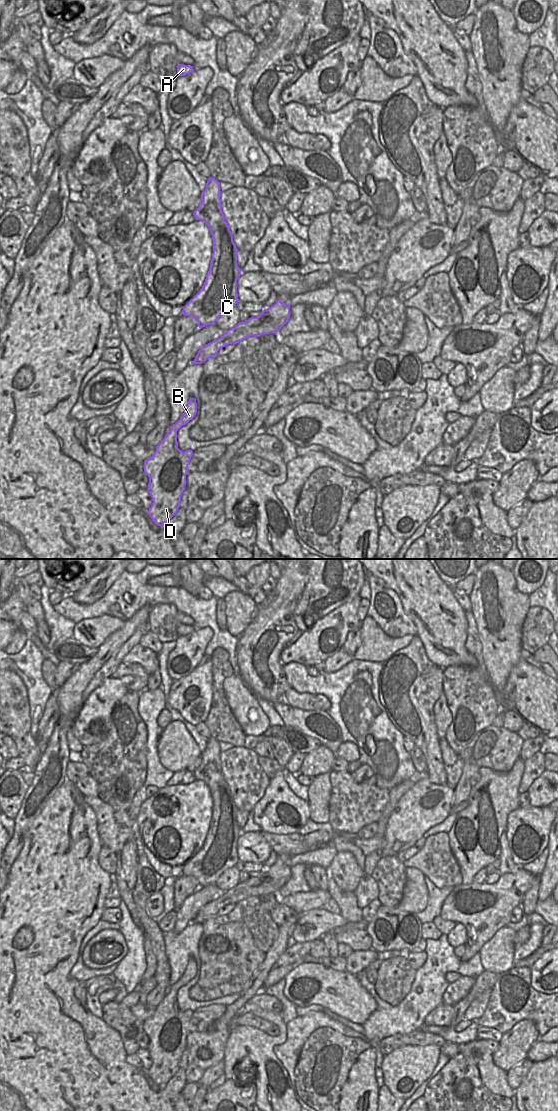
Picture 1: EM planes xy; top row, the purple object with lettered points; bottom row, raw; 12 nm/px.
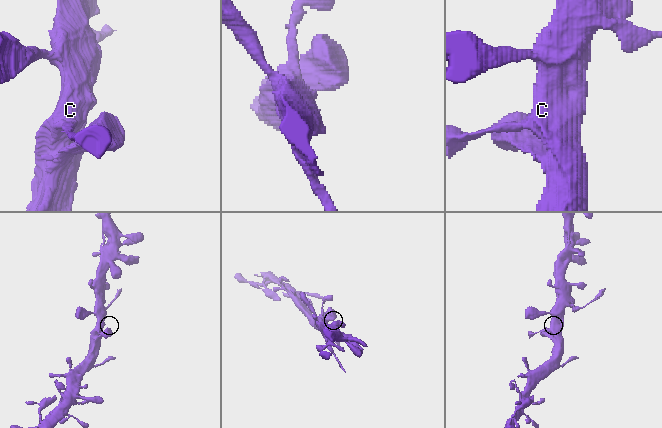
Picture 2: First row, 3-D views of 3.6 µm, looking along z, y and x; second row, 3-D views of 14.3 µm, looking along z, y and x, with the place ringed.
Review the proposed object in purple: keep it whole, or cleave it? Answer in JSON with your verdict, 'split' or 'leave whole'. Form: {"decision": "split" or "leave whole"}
{"decision": "leave whole"}

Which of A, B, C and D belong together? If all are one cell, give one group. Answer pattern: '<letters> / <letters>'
A B C D

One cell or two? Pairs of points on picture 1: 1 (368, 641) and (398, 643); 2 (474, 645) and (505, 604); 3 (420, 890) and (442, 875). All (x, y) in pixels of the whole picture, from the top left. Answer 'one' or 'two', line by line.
1: one
2: two
3: two

